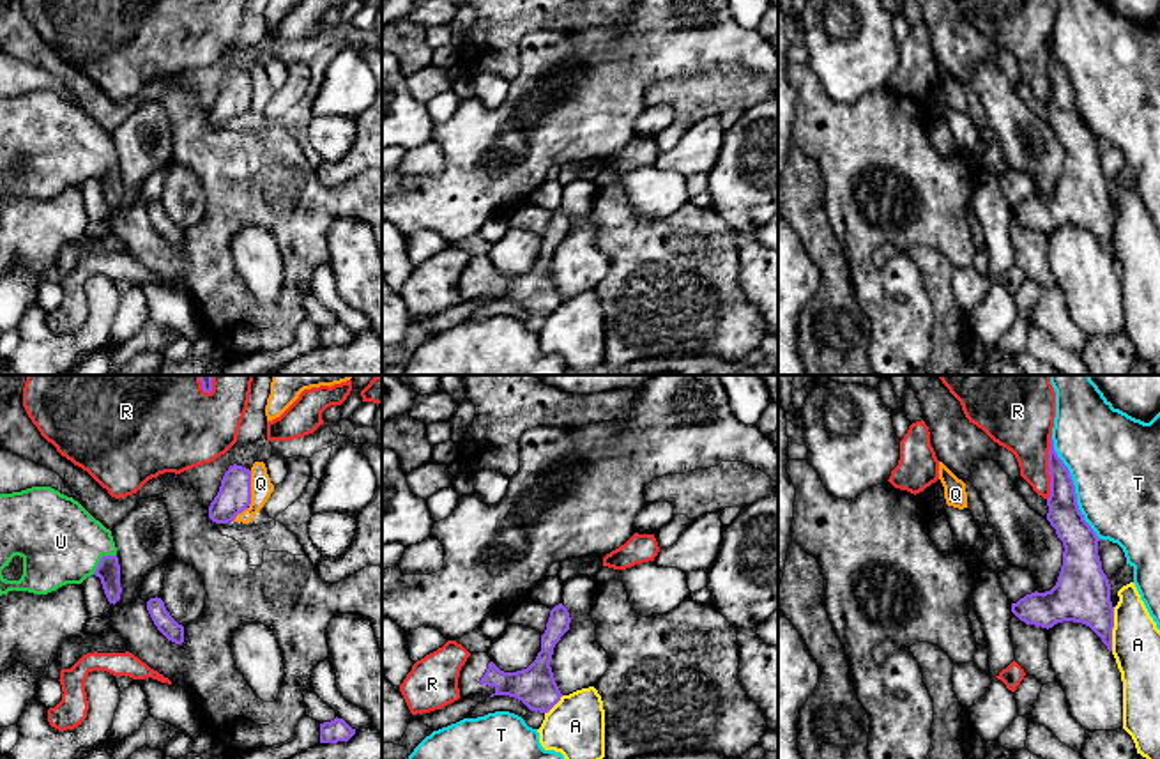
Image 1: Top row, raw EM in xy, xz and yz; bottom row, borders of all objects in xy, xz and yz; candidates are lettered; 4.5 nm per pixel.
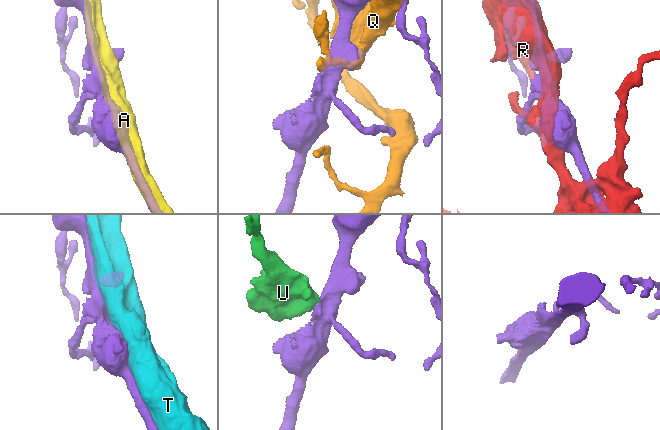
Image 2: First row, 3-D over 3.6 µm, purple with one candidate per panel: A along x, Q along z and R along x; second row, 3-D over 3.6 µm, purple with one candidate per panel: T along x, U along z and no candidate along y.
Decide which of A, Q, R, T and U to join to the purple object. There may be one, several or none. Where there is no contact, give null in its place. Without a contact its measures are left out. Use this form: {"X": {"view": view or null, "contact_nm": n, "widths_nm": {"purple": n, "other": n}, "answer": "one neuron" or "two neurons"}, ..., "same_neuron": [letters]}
{"A": {"view": "yz", "contact_nm": 200, "widths_nm": {"purple": 260, "other": 220}, "answer": "two neurons"}, "Q": {"view": "xy", "contact_nm": 160, "widths_nm": {"purple": 150, "other": 100}, "answer": "two neurons"}, "R": {"view": "yz", "contact_nm": 300, "widths_nm": {"purple": 150, "other": 260}, "answer": "two neurons"}, "T": {"view": "yz", "contact_nm": 500, "widths_nm": {"purple": 160, "other": 420}, "answer": "two neurons"}, "U": {"view": "xy", "contact_nm": 140, "widths_nm": {"purple": 110, "other": 380}, "answer": "one neuron"}, "same_neuron": ["U"]}

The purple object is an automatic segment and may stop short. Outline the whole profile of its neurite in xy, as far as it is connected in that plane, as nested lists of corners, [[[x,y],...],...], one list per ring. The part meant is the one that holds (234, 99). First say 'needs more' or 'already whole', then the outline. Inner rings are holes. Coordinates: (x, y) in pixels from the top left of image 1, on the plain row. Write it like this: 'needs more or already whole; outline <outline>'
already whole; outline [[[230,69],[221,83],[218,99],[209,110],[209,122],[216,127],[233,126],[251,108],[251,74]]]

